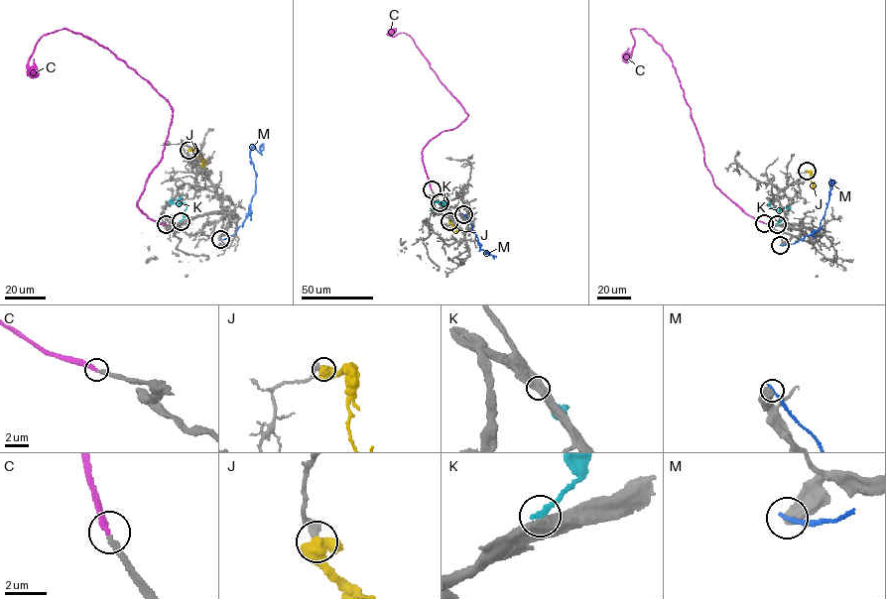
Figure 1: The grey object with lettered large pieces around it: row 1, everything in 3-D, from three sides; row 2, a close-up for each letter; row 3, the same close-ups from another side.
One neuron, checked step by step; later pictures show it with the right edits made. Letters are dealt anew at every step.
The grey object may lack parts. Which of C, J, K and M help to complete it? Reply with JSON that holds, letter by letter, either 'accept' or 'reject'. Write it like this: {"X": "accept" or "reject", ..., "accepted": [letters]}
{"C": "accept", "J": "reject", "K": "reject", "M": "reject", "accepted": ["C"]}

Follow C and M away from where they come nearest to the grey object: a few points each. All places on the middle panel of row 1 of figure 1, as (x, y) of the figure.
C: (431, 189), (423, 148), (468, 115), (414, 40), (403, 33), (389, 34), (396, 30)
M: (463, 214), (477, 238), (480, 250), (496, 257)

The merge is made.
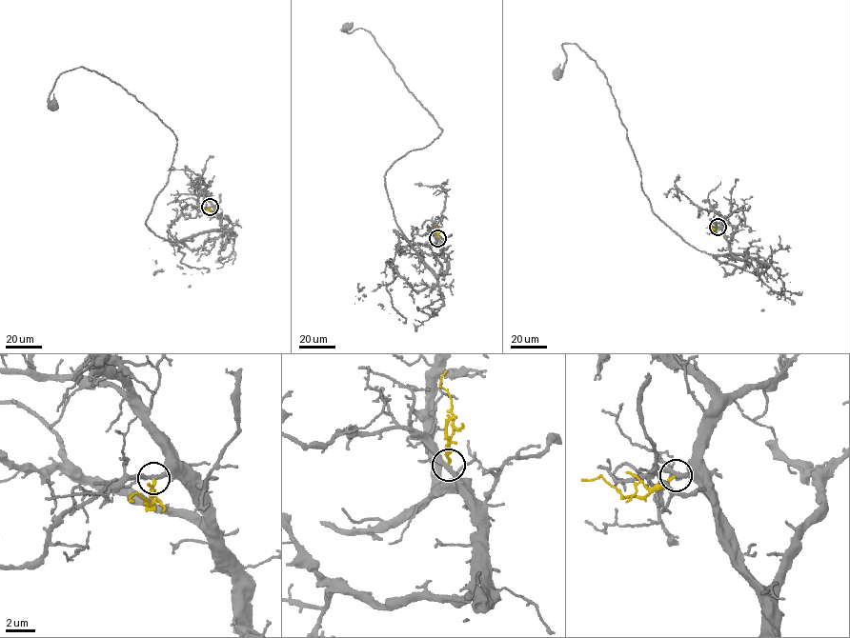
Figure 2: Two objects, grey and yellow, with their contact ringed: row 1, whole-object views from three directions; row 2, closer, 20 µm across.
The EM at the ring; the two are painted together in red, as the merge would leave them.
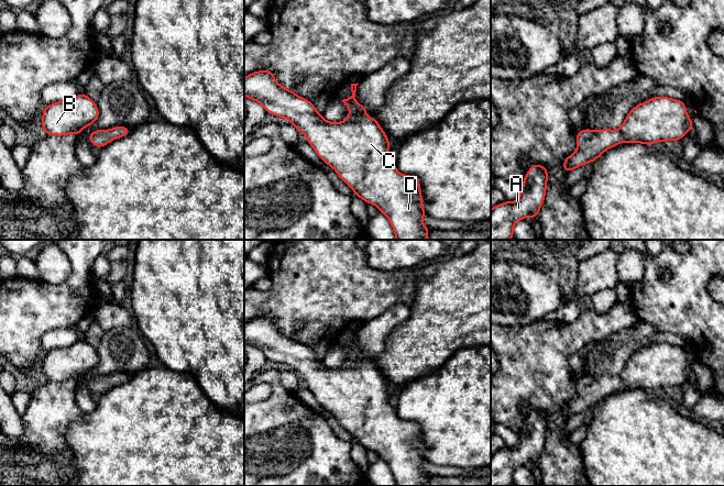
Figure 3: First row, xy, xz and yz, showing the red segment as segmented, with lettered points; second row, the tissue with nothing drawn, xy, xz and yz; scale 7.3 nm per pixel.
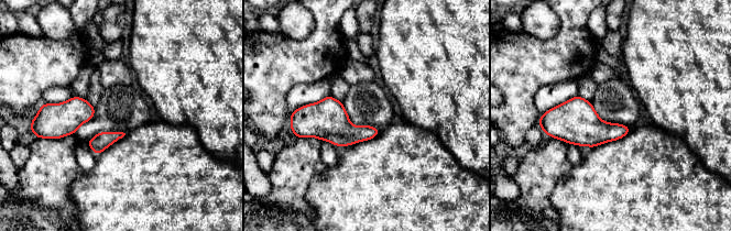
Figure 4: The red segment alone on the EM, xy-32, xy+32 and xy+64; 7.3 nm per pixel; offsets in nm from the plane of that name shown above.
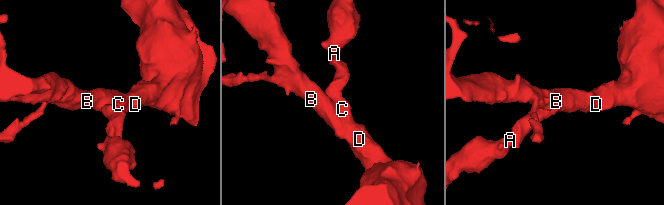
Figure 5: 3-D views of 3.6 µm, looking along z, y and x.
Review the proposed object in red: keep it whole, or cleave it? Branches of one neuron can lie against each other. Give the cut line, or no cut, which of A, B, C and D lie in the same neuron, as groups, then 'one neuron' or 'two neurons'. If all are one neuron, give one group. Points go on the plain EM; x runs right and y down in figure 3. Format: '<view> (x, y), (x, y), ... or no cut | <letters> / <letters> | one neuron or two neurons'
no cut | A B C D | one neuron

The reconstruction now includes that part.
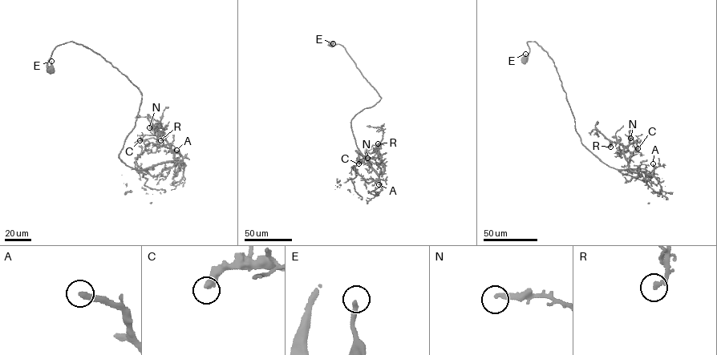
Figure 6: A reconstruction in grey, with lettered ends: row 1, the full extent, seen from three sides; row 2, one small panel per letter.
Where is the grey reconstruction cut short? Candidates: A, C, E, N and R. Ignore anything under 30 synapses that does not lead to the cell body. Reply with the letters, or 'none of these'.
A

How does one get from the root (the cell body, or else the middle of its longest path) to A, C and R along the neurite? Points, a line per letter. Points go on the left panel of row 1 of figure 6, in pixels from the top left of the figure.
A: (50, 70), (58, 46), (72, 41), (96, 52), (142, 94), (120, 159), (148, 168), (180, 163), (176, 150)
C: (50, 70), (66, 42), (98, 54), (142, 94), (119, 158), (137, 170), (181, 163), (139, 140)
R: (50, 70), (58, 46), (96, 52), (142, 94), (119, 158), (137, 170), (181, 163), (160, 140)

